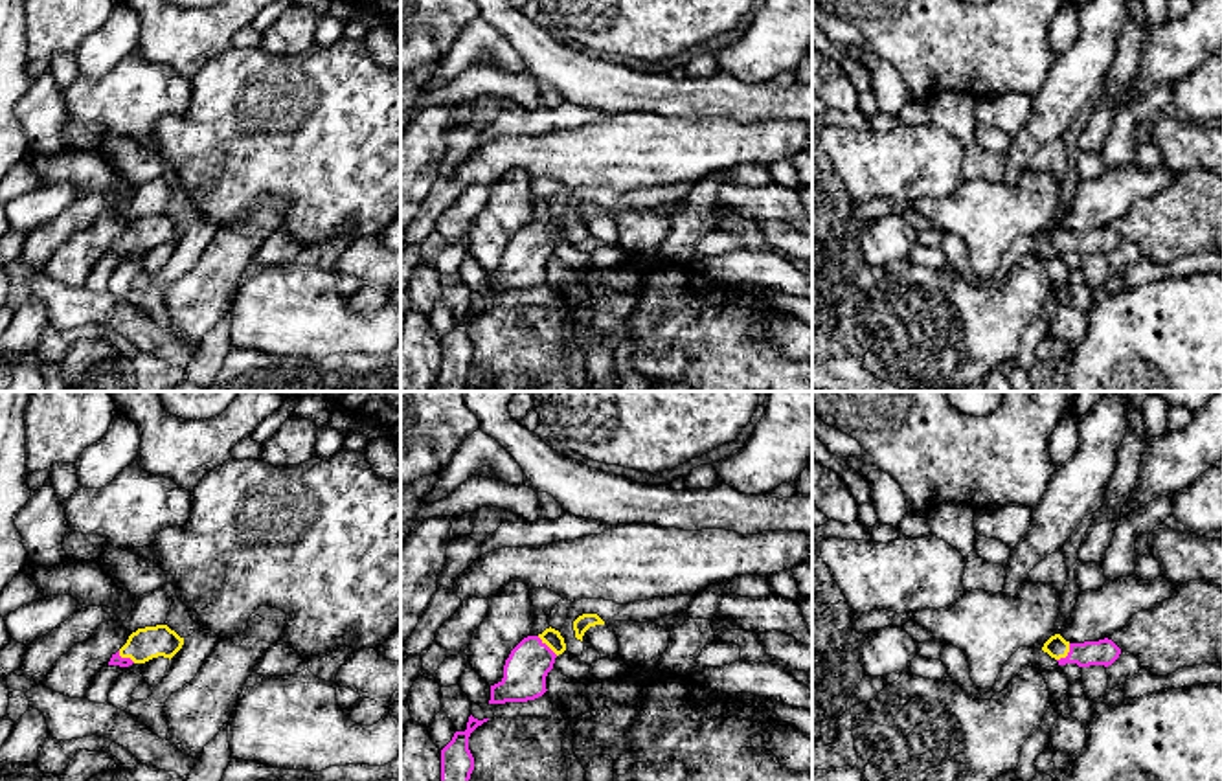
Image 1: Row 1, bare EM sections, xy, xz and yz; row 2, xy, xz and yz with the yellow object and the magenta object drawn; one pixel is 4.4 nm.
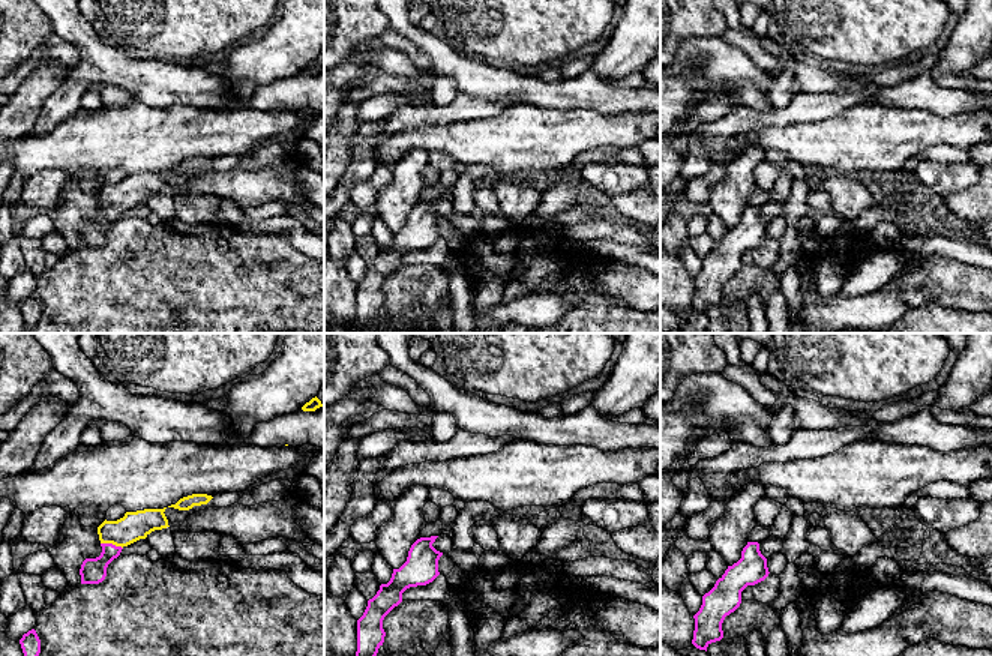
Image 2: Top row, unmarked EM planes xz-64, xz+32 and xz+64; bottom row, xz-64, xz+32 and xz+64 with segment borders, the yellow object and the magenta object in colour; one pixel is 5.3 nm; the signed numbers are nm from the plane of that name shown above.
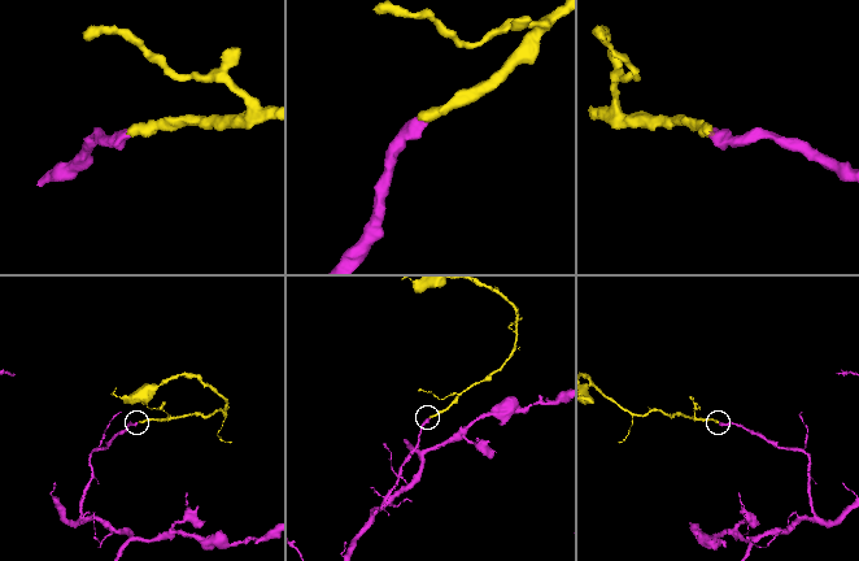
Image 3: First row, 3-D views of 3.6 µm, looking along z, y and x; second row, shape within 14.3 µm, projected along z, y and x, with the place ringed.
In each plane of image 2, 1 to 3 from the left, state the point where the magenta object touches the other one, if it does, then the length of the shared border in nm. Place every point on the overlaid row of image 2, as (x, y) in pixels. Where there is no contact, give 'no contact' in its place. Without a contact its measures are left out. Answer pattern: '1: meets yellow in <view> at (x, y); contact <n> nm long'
1: meets yellow in xz-64 at (111, 542); contact 120 nm long
2: no contact
3: no contact

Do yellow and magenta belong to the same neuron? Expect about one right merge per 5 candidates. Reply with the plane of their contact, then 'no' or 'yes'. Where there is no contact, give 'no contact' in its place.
yz | yes

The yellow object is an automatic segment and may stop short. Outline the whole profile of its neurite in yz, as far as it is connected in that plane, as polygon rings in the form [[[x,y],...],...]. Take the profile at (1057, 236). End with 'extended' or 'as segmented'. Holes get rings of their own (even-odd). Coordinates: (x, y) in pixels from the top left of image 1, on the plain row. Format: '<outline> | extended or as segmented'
[[[1060,222],[1051,224],[1044,232],[1042,239],[1055,246],[1058,254],[1077,252],[1079,255],[1108,255],[1121,243],[1121,237],[1108,226],[1099,230],[1069,232]]] | extended

